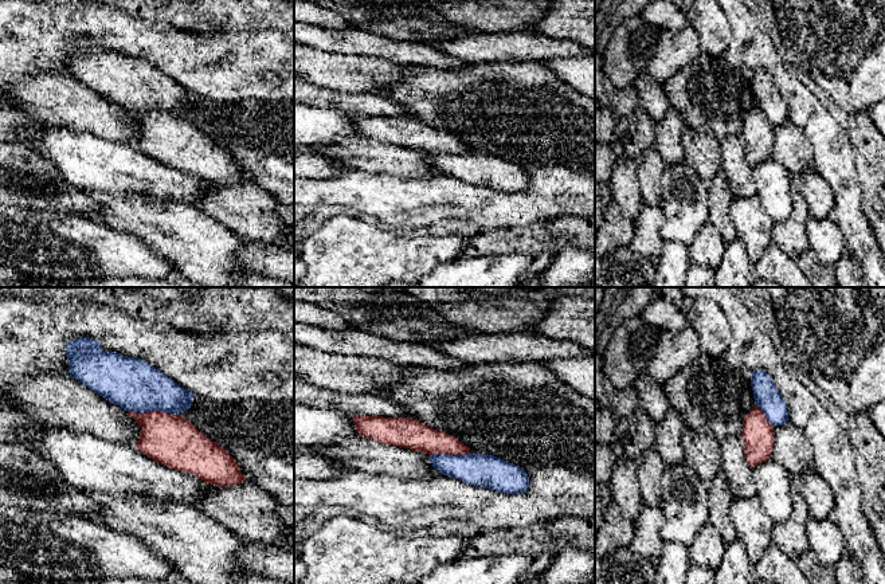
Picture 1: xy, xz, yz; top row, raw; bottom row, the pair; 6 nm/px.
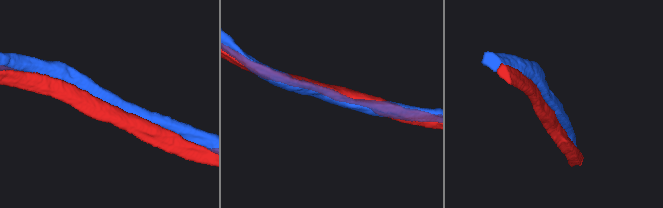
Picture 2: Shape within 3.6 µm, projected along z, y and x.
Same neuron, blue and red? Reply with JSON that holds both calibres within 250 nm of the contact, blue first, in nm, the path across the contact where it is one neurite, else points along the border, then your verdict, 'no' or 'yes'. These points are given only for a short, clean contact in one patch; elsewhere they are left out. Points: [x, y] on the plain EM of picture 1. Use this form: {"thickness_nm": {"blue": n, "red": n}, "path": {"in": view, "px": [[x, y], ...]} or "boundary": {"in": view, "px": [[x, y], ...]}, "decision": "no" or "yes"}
{"thickness_nm": {"blue": 320, "red": 300}, "decision": "no"}

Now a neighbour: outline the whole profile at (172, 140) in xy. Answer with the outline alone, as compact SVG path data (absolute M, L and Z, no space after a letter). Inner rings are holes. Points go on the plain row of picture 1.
M160 110L128 113L141 126L136 148L153 160L215 185L235 185L247 180L235 157L189 119Z

